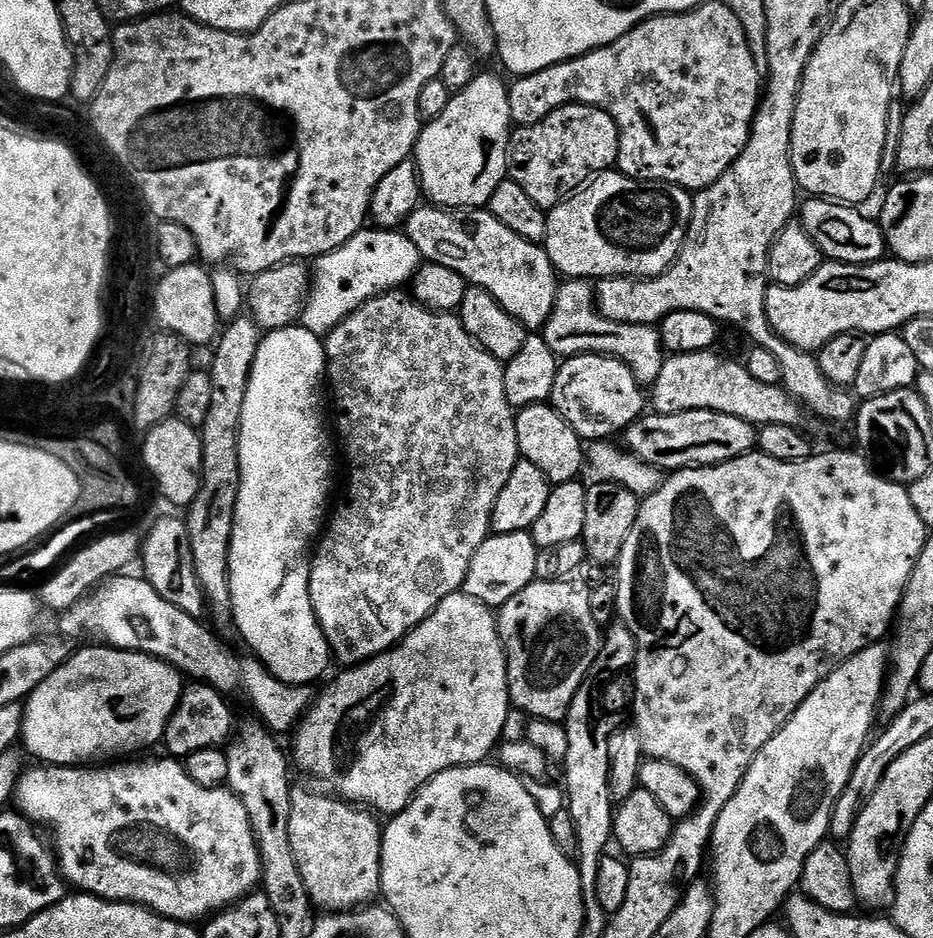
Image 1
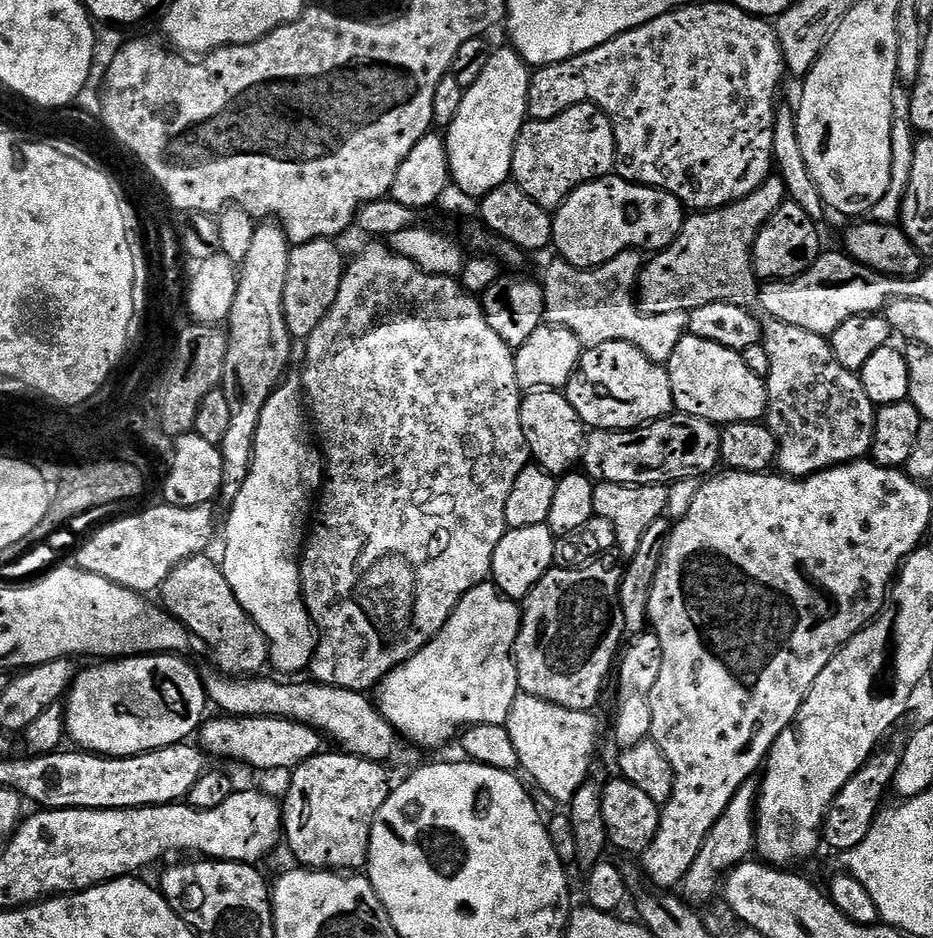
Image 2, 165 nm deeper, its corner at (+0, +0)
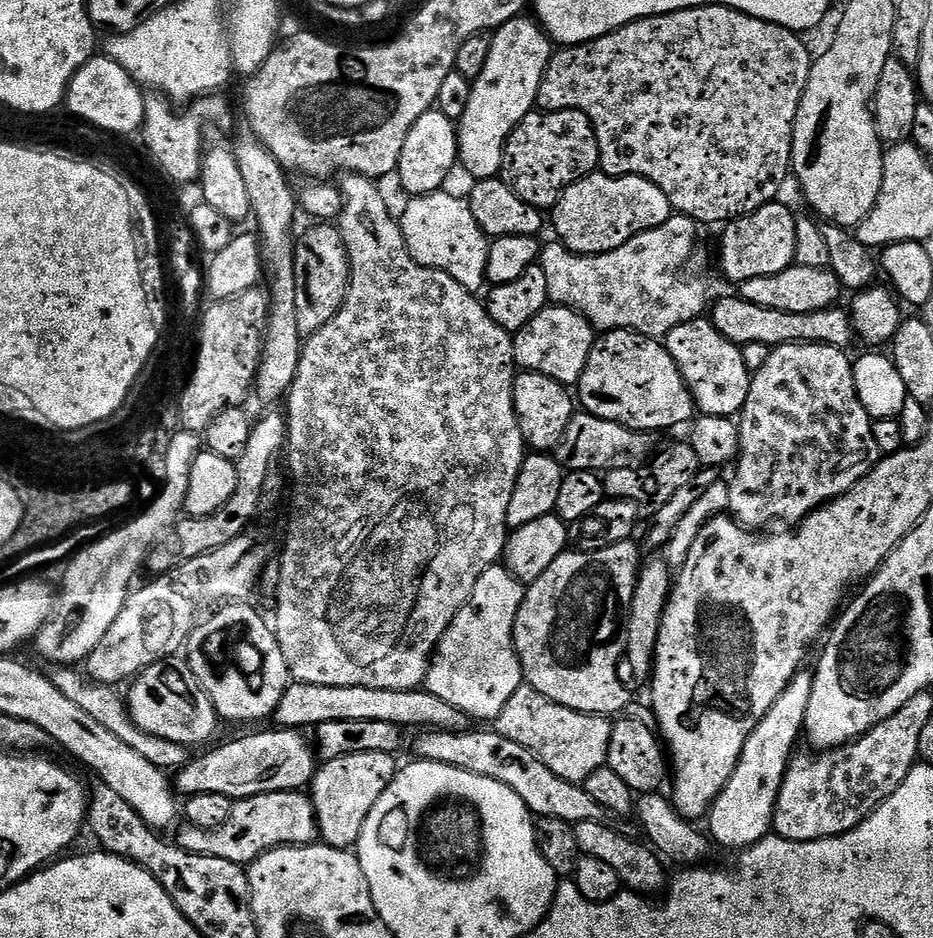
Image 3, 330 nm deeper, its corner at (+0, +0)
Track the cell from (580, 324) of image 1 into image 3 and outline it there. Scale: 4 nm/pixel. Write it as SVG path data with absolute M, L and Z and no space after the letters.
M674 214L662 226L646 230L630 242L618 246L609 252L583 256L571 252L565 244L545 243L540 249L538 267L546 274L548 299L553 305L562 308L574 308L592 323L597 333L637 332L653 338L667 338L670 330L682 326L682 322L701 319L709 311L708 280L700 273L702 264L696 257L696 247L700 244L701 225L688 216Z

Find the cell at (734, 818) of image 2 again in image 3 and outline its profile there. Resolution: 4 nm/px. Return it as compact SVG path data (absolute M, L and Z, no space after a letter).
M811 671L797 672L786 690L778 694L778 702L766 710L766 718L762 718L762 722L754 726L750 738L746 738L746 746L742 746L742 758L738 758L738 766L734 774L730 774L730 782L726 782L722 794L718 794L706 817L707 835L715 843L717 840L722 847L743 850L754 846L772 832L772 819L780 787L788 772L788 763L797 751L796 739L801 739L804 731L812 678Z

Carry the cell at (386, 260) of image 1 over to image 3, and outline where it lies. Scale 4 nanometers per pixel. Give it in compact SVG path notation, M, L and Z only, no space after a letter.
M441 190L425 196L413 196L407 202L409 203L408 209L402 214L399 213L398 219L404 241L412 257L422 266L450 274L450 278L454 278L467 292L479 293L479 288L485 287L488 279L488 245L490 240L478 226L477 220L474 219L467 199L460 197L459 200L458 197L451 196L448 190Z

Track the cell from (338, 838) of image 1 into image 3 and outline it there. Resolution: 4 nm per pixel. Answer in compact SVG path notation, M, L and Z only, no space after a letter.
M346 754L342 758L323 761L312 777L310 795L316 811L319 839L332 848L355 849L362 826L374 810L374 802L382 798L386 786L396 777L397 757L393 754Z

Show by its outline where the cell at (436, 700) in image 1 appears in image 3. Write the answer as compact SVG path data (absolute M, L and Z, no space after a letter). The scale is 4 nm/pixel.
M503 566L487 568L478 578L478 582L471 585L468 601L461 606L460 612L454 622L446 630L440 643L434 649L434 655L428 665L426 677L426 691L458 711L465 712L473 721L495 721L496 716L510 701L511 696L522 685L520 659L516 656L516 647L512 641L514 622L518 610L524 601L525 585L511 576L508 569Z

